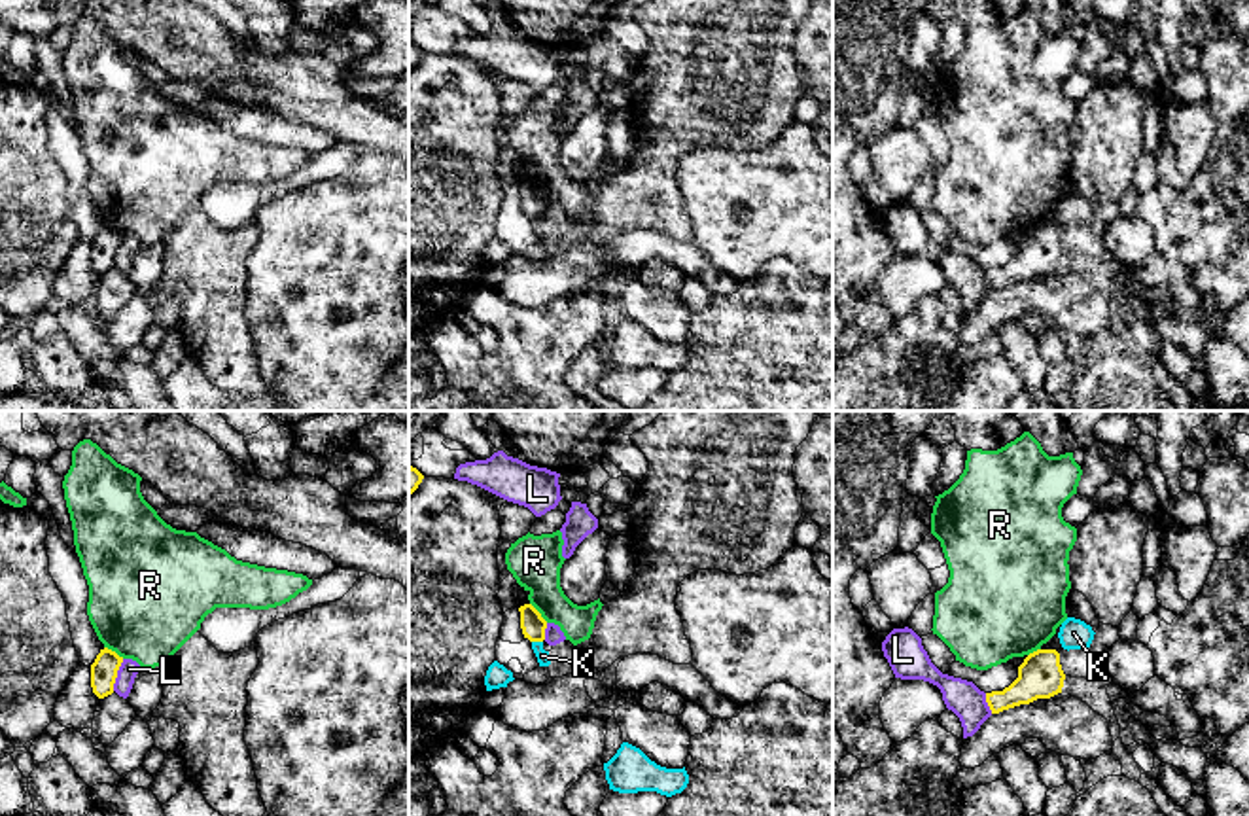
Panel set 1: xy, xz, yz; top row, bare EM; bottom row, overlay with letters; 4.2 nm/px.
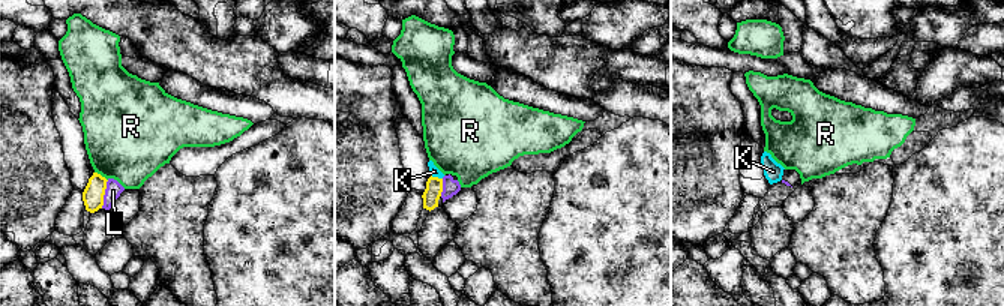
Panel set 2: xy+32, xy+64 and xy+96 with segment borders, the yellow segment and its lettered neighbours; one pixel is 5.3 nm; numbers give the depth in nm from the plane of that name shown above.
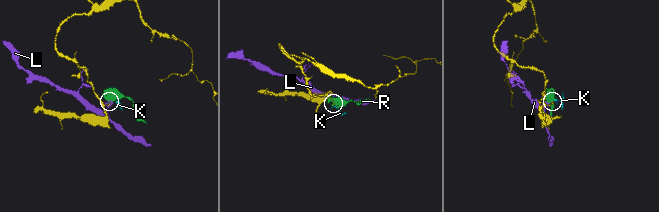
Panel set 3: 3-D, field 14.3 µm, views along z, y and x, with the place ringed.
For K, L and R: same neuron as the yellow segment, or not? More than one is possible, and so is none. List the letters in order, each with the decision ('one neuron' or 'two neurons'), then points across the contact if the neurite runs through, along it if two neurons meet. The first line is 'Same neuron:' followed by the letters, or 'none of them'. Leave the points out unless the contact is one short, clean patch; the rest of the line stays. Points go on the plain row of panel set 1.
Same neuron: none of them
K: two neurons; border along xz (532, 216), (542, 218)
L: two neurons
R: two neurons; border along xy (105, 222), (123, 233)

